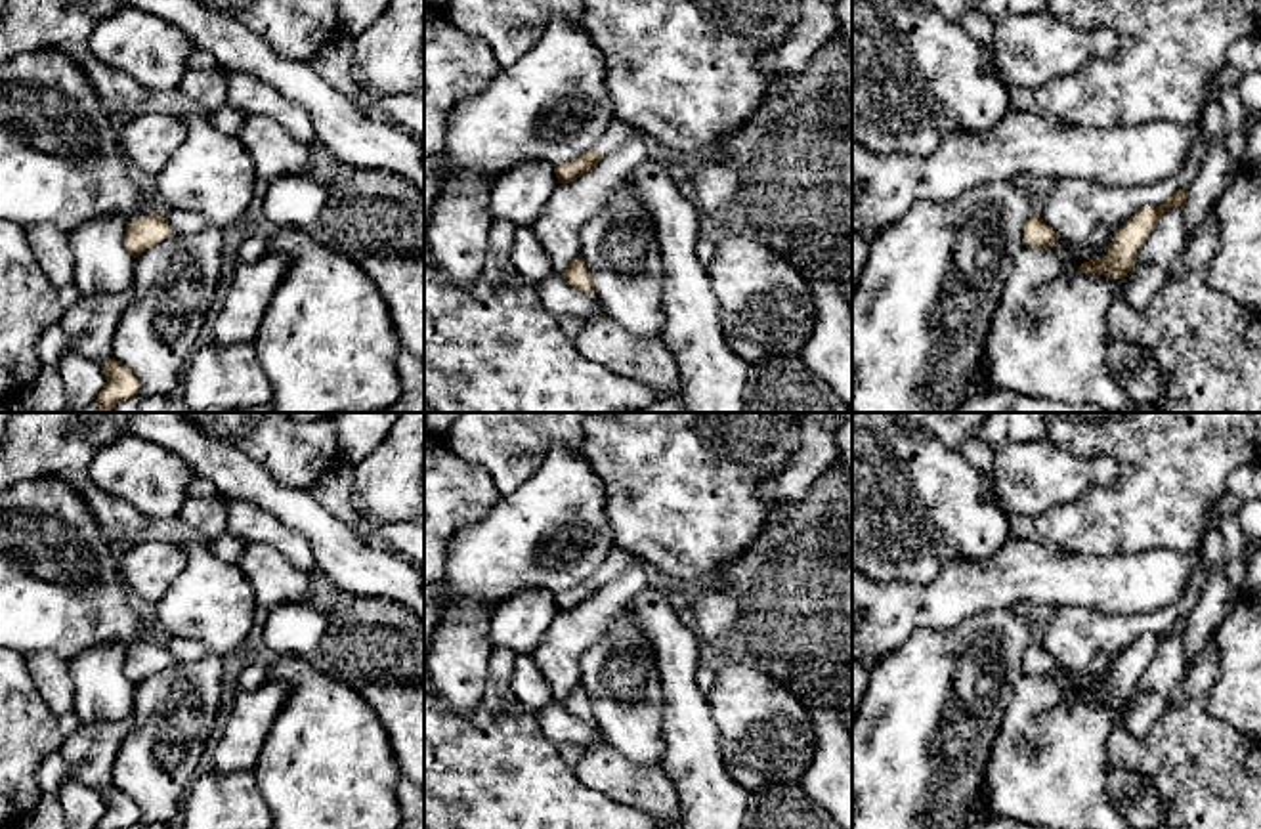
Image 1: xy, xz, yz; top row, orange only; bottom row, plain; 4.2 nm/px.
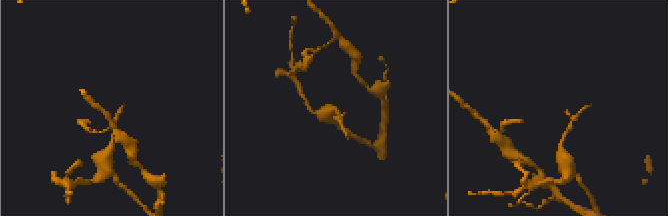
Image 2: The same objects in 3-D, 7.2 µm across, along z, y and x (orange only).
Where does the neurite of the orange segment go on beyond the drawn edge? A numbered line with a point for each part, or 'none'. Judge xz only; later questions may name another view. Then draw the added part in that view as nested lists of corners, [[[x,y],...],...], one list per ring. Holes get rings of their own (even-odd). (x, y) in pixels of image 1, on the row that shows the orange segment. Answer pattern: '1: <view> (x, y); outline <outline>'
1: xz (618, 130); outline [[[613,118],[592,151],[600,151],[604,157],[609,157],[625,143],[629,134],[630,126],[619,118]]]

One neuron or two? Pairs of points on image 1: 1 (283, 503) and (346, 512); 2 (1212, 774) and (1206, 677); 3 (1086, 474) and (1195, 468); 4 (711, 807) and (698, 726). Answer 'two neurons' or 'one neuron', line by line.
1: two neurons
2: one neuron
3: two neurons
4: one neuron

